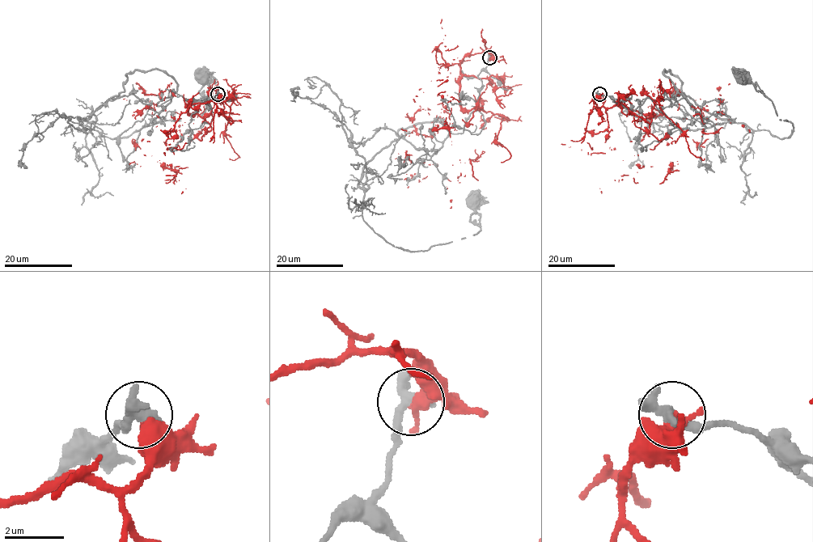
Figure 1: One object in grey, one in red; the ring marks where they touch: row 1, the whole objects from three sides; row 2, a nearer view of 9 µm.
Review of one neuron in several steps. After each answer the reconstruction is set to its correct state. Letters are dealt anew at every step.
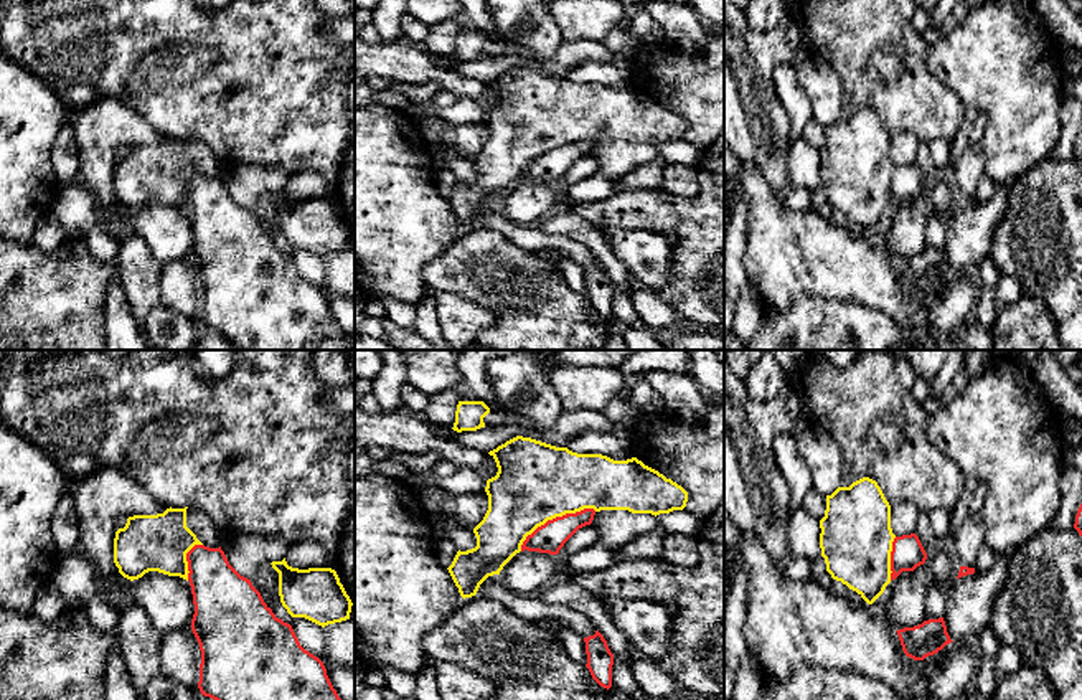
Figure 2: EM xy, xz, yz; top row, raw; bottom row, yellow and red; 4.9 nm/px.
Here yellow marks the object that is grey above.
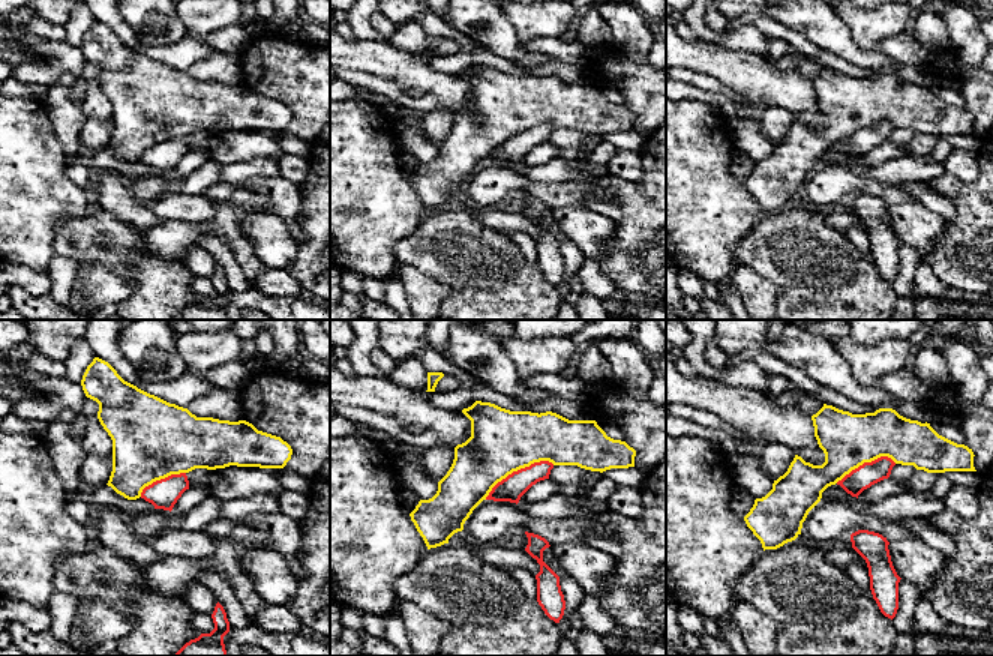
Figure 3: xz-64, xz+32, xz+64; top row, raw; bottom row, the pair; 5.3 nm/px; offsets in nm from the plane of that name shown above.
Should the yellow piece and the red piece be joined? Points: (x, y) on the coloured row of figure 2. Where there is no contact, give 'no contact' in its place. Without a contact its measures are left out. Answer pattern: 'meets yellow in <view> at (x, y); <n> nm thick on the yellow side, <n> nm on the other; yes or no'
meets yellow in xz at (555, 517); 380 nm thick on the yellow side, 140 nm on the other; no

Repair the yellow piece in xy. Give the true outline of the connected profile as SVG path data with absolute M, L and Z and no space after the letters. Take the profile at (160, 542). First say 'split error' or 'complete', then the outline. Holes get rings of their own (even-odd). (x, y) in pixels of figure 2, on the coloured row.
complete; M186 508L127 518L114 538L114 563L124 578L134 581L158 571L188 581L186 553L203 543L186 527Z

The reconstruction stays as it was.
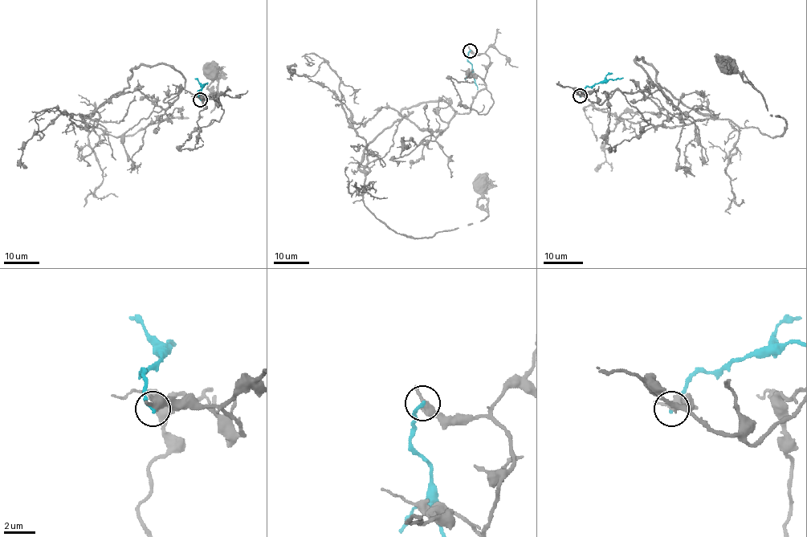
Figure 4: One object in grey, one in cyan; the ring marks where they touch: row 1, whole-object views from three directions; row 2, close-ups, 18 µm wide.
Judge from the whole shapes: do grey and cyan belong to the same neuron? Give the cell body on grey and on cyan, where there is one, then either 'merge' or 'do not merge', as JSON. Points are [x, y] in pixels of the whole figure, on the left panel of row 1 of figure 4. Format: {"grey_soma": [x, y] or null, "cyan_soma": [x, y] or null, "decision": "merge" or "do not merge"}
{"grey_soma": [210, 71], "cyan_soma": null, "decision": "do not merge"}

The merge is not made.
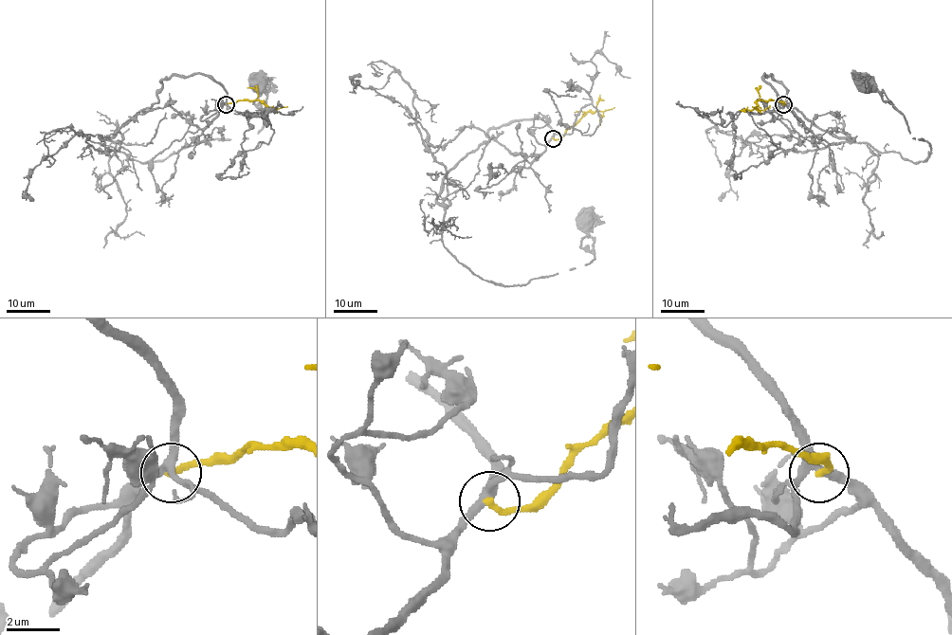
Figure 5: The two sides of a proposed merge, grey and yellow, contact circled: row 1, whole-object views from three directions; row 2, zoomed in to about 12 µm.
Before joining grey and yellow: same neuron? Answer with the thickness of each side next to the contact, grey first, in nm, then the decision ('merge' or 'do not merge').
calibres 320 and 240 nm; do not merge

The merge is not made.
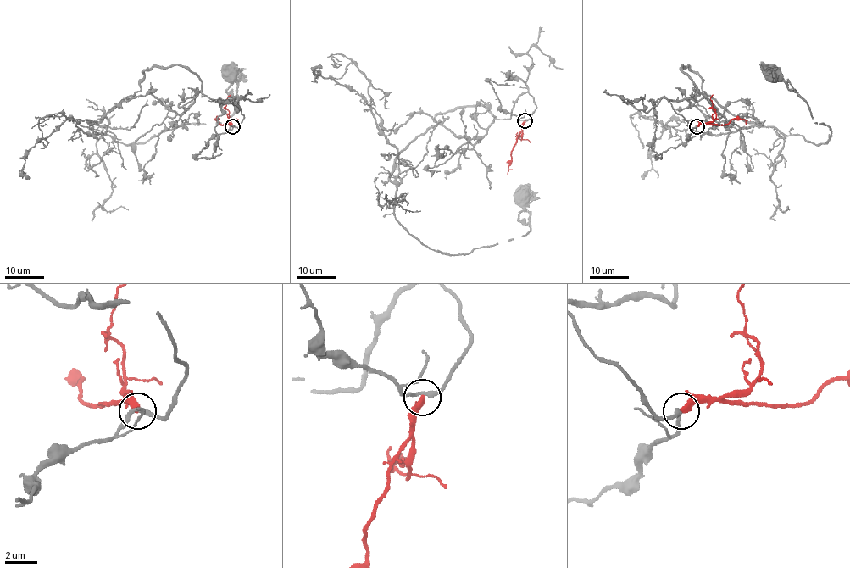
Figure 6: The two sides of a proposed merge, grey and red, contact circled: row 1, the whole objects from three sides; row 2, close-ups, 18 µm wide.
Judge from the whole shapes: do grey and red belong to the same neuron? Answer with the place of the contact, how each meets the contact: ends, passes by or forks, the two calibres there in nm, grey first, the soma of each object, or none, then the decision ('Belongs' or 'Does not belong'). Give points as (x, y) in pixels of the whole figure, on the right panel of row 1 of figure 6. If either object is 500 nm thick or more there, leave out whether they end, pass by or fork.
Place: (697, 126). At the ring grey passes by. At the ring red ends. Thickness 240 nm (grey) against 400 nm. Soma of grey: (773, 73). Soma of red: none. Does not belong

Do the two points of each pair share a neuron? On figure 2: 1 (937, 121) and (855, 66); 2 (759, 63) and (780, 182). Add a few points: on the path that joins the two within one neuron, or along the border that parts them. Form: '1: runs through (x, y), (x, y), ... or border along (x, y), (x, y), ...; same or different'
1: runs through (917, 103), (888, 75), (875, 73); same
2: runs through (759, 93), (759, 134), (766, 142), (766, 152); same

